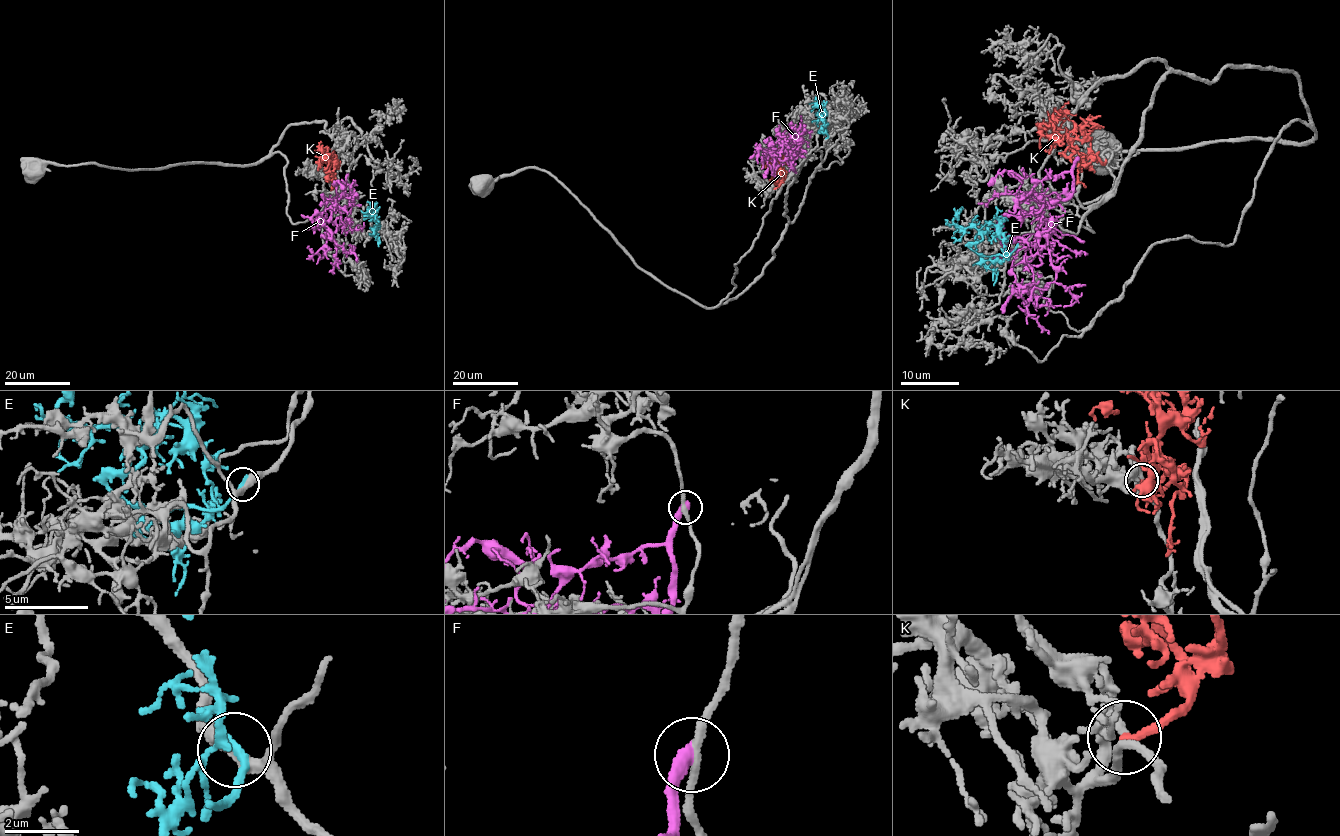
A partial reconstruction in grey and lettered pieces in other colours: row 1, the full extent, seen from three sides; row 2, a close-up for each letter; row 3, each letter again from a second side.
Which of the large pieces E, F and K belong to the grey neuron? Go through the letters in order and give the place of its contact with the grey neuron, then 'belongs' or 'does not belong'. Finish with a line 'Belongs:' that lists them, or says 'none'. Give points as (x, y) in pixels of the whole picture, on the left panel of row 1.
E: contact (379, 224); belongs
F: contact (348, 174); does not belong
K: contact (326, 175); does not belong
Belongs: E

